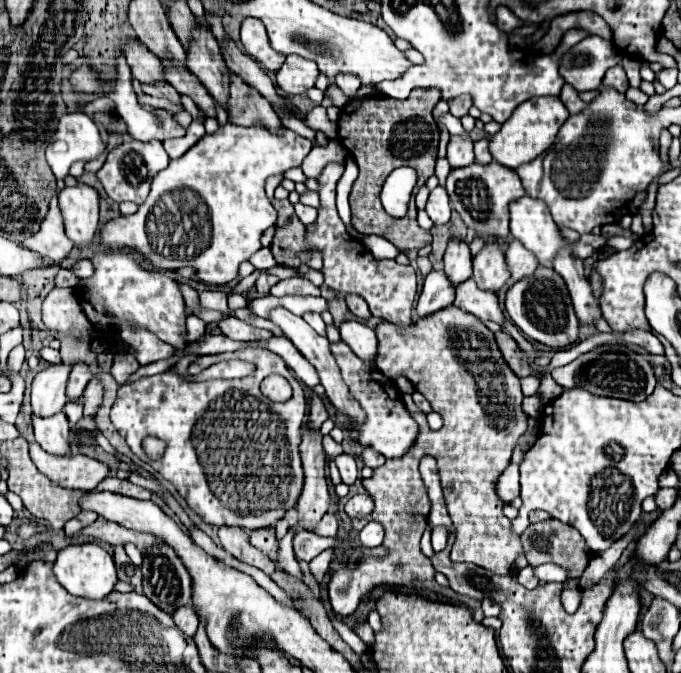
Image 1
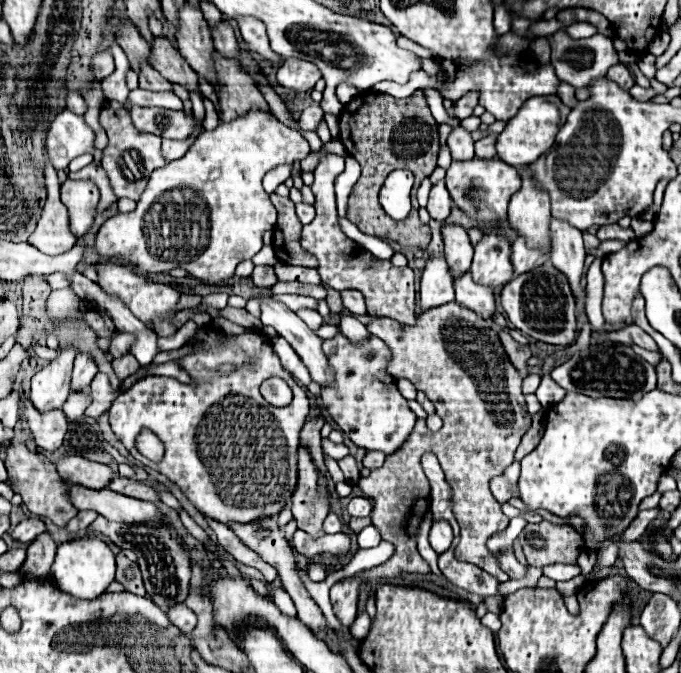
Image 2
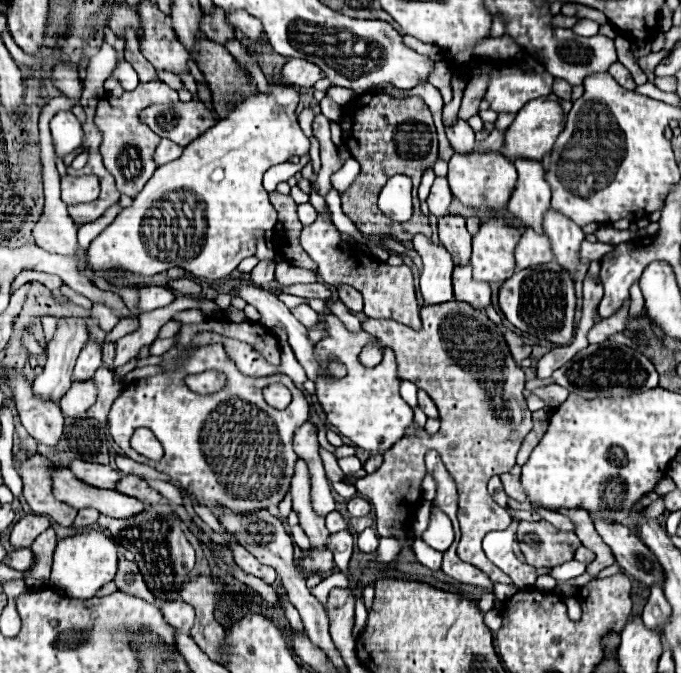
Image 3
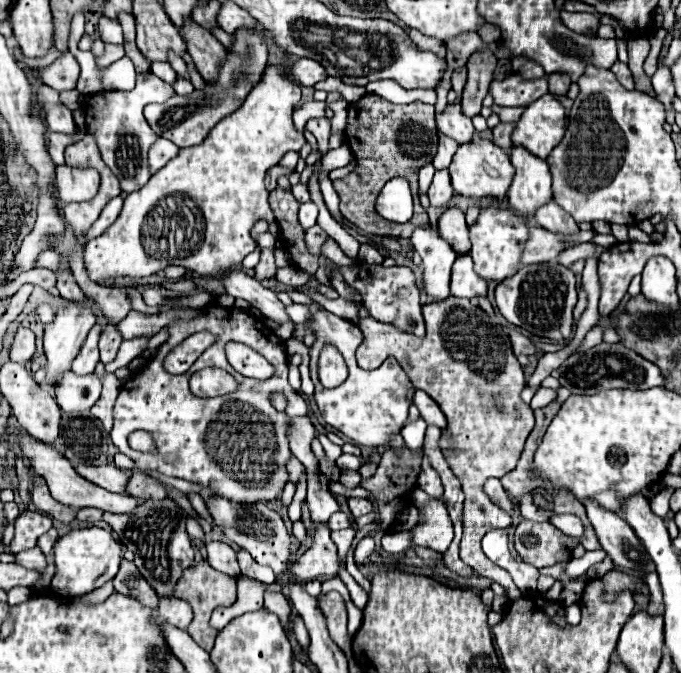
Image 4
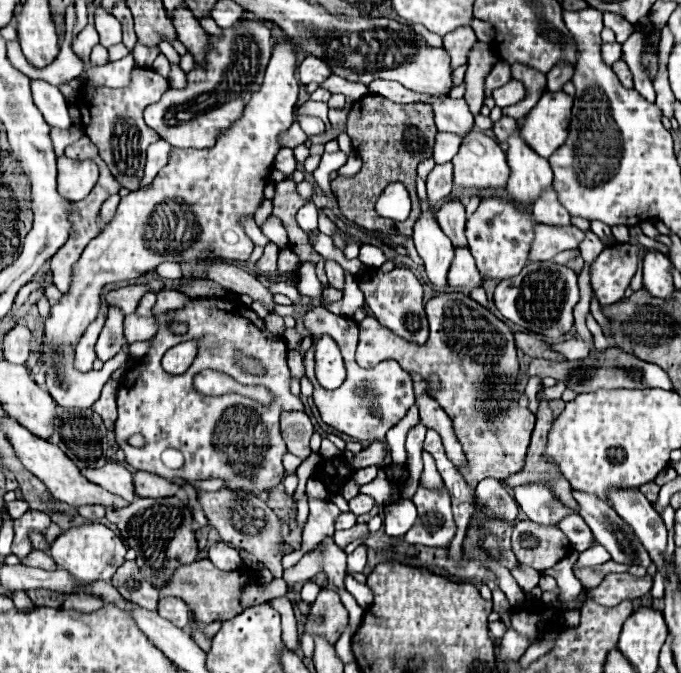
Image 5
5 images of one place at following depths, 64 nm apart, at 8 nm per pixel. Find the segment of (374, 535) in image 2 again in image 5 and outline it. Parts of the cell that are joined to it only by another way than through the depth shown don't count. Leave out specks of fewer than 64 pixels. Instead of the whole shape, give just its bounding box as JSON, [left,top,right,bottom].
[346,544,366,574]

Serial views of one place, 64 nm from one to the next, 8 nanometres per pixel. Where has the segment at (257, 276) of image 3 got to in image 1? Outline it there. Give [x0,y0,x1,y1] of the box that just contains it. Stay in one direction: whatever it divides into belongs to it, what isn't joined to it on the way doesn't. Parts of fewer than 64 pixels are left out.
[256,274,278,296]

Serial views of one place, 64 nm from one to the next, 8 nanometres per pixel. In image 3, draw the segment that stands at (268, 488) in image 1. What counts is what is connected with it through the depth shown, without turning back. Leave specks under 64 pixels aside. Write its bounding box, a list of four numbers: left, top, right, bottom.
[108,314,308,514]

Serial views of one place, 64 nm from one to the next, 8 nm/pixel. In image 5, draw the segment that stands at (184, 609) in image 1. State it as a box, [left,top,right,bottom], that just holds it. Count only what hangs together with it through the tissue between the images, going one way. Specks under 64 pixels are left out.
[158,596,188,628]

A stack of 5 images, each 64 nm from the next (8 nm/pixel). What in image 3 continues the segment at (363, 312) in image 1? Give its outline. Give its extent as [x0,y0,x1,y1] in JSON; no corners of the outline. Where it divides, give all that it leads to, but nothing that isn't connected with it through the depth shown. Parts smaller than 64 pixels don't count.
[338,286,362,312]

